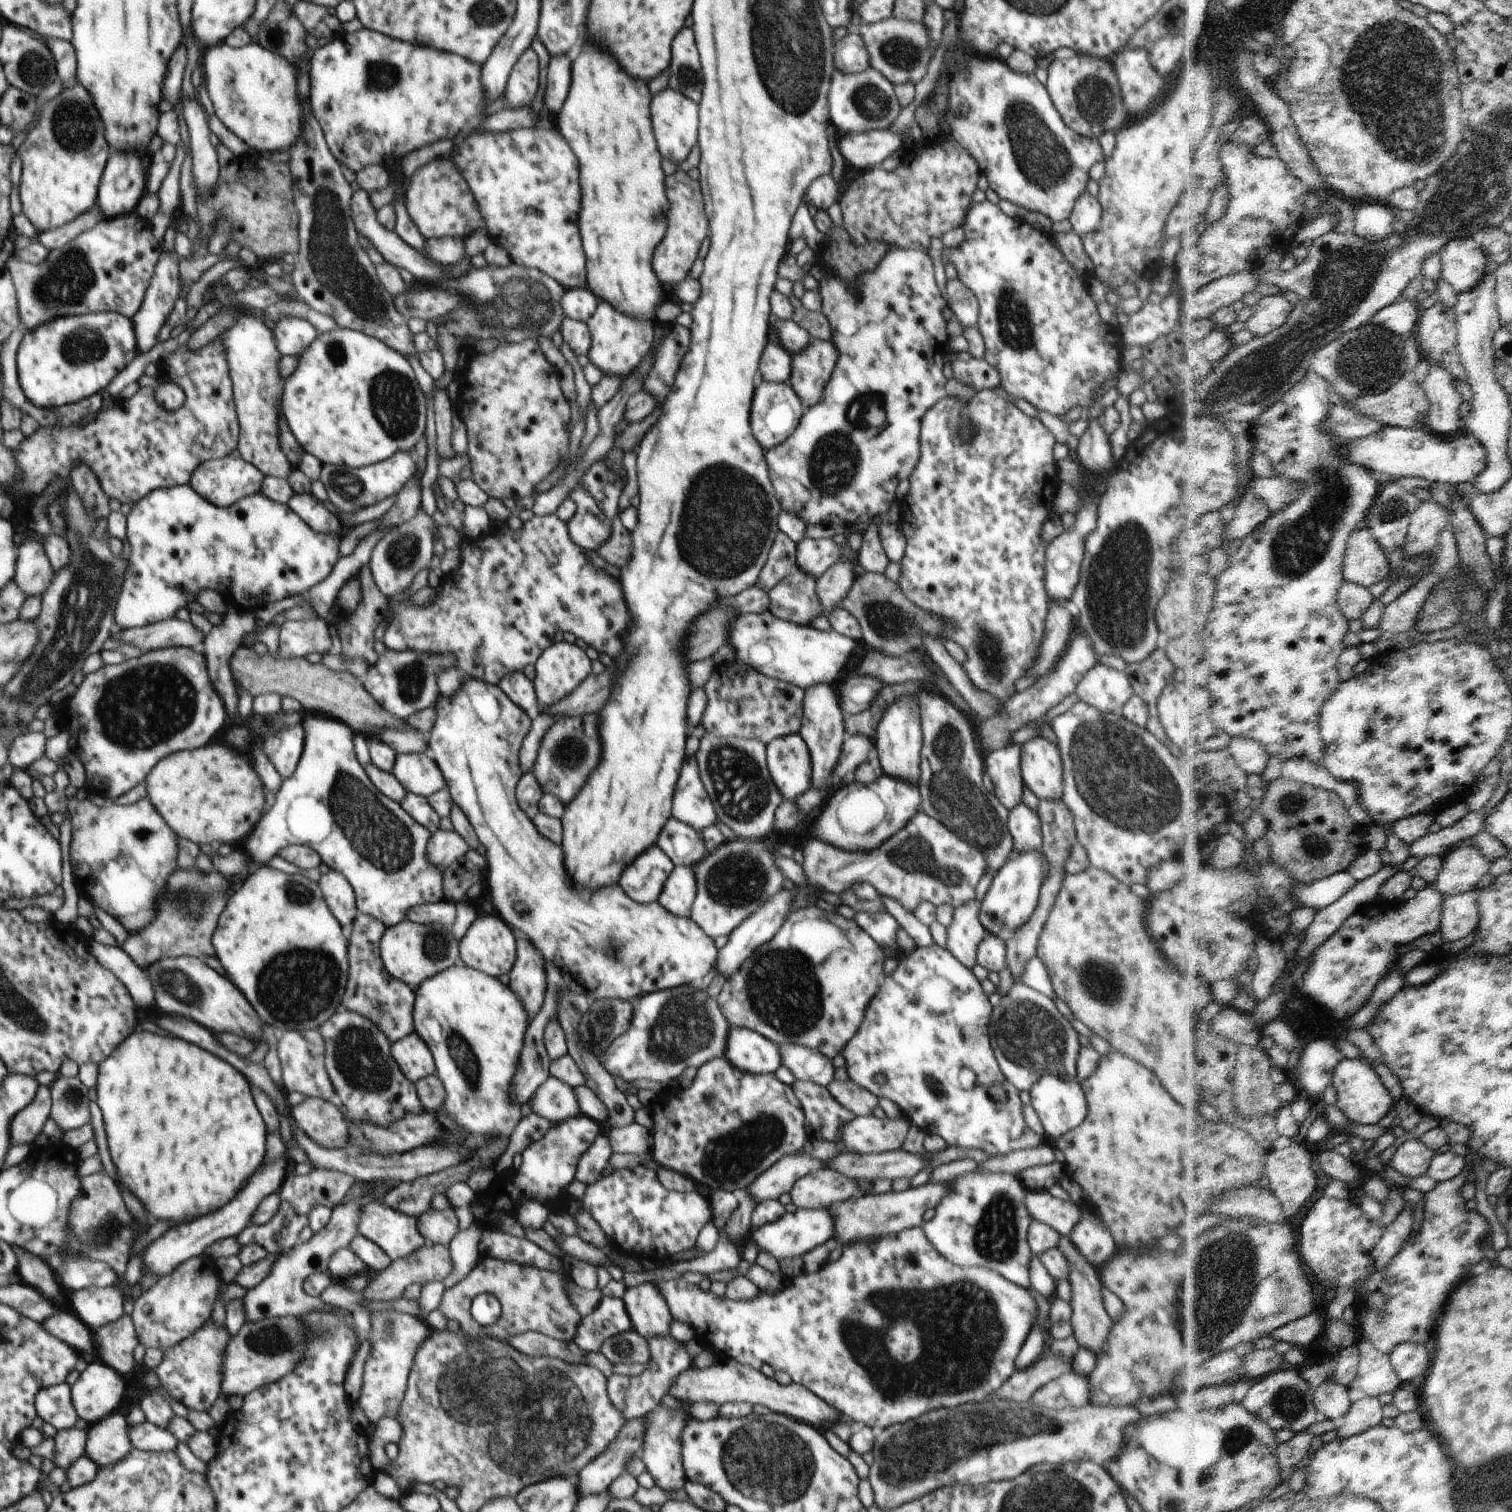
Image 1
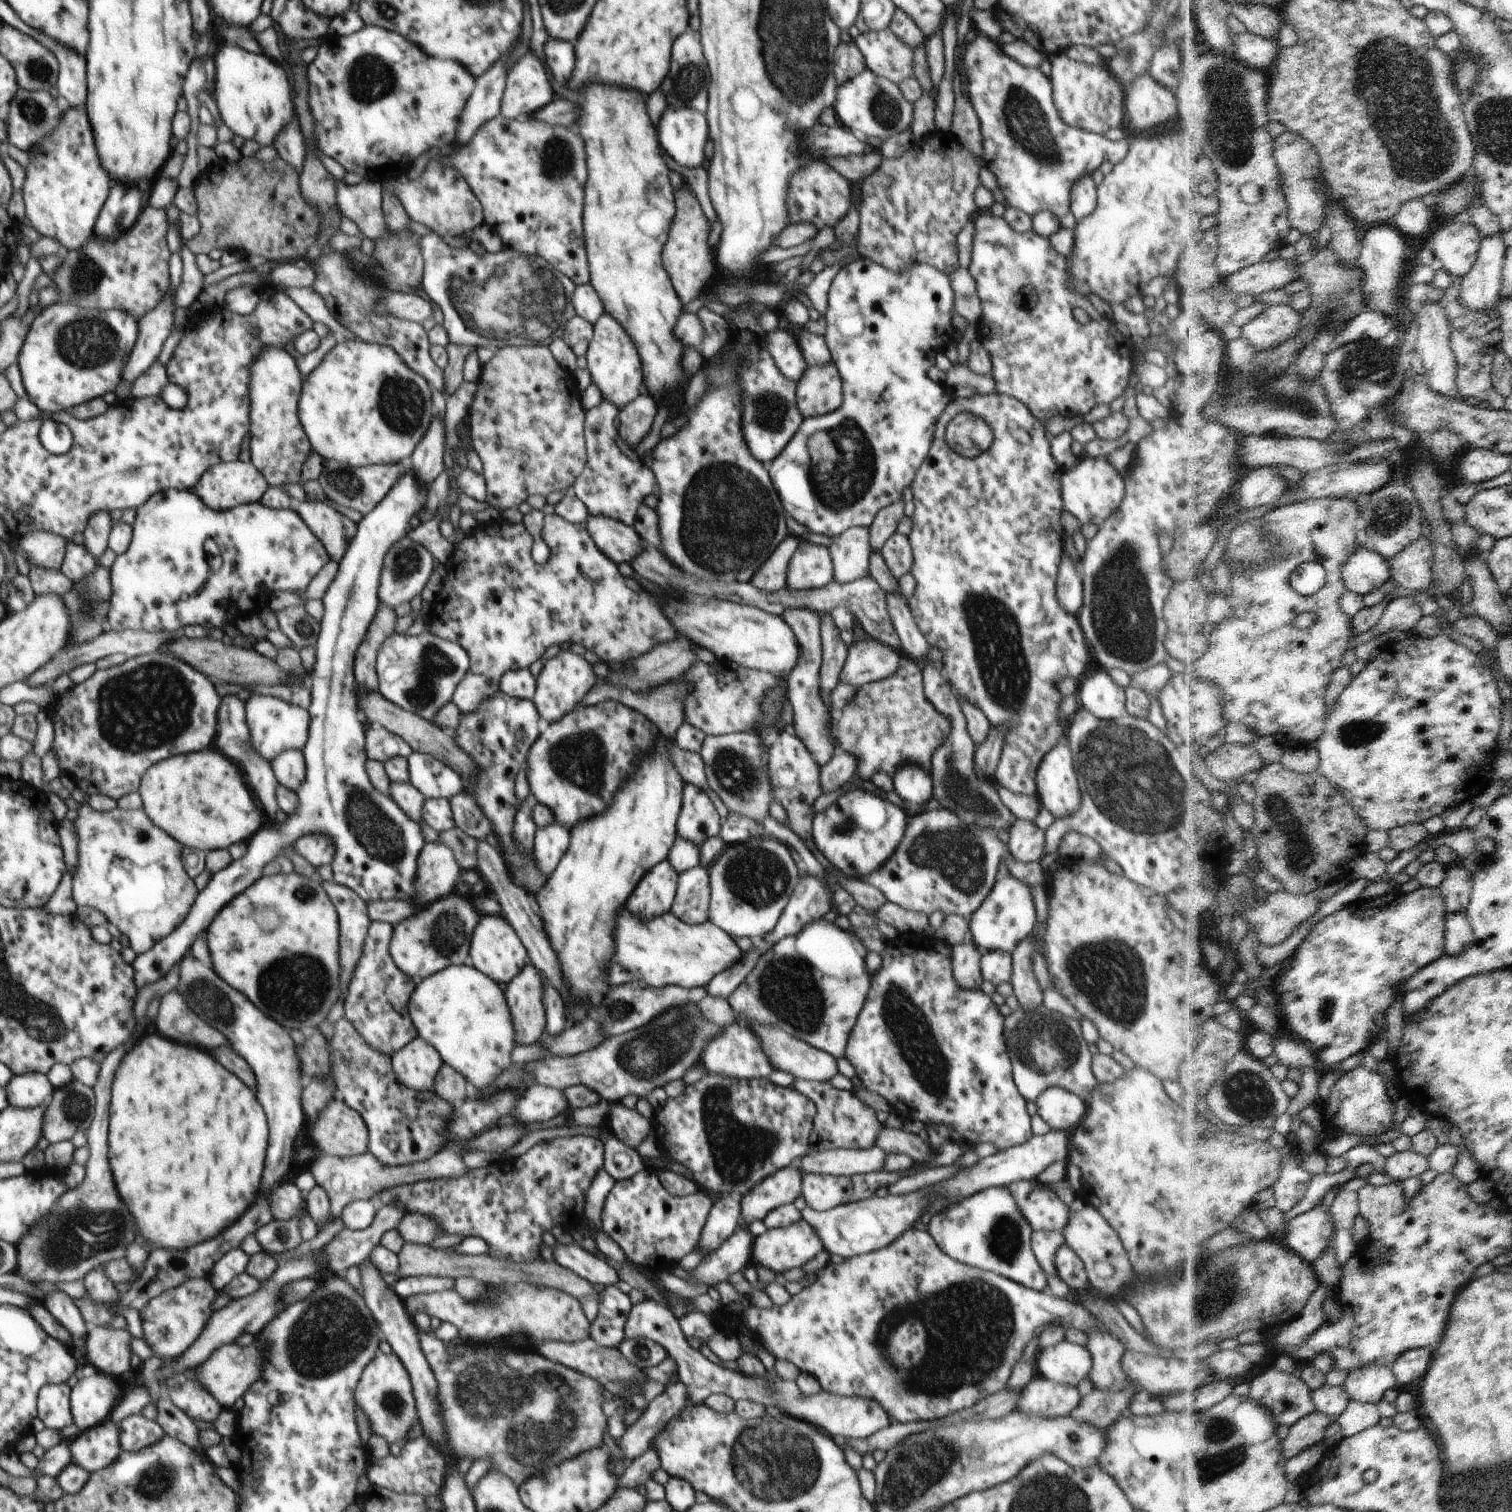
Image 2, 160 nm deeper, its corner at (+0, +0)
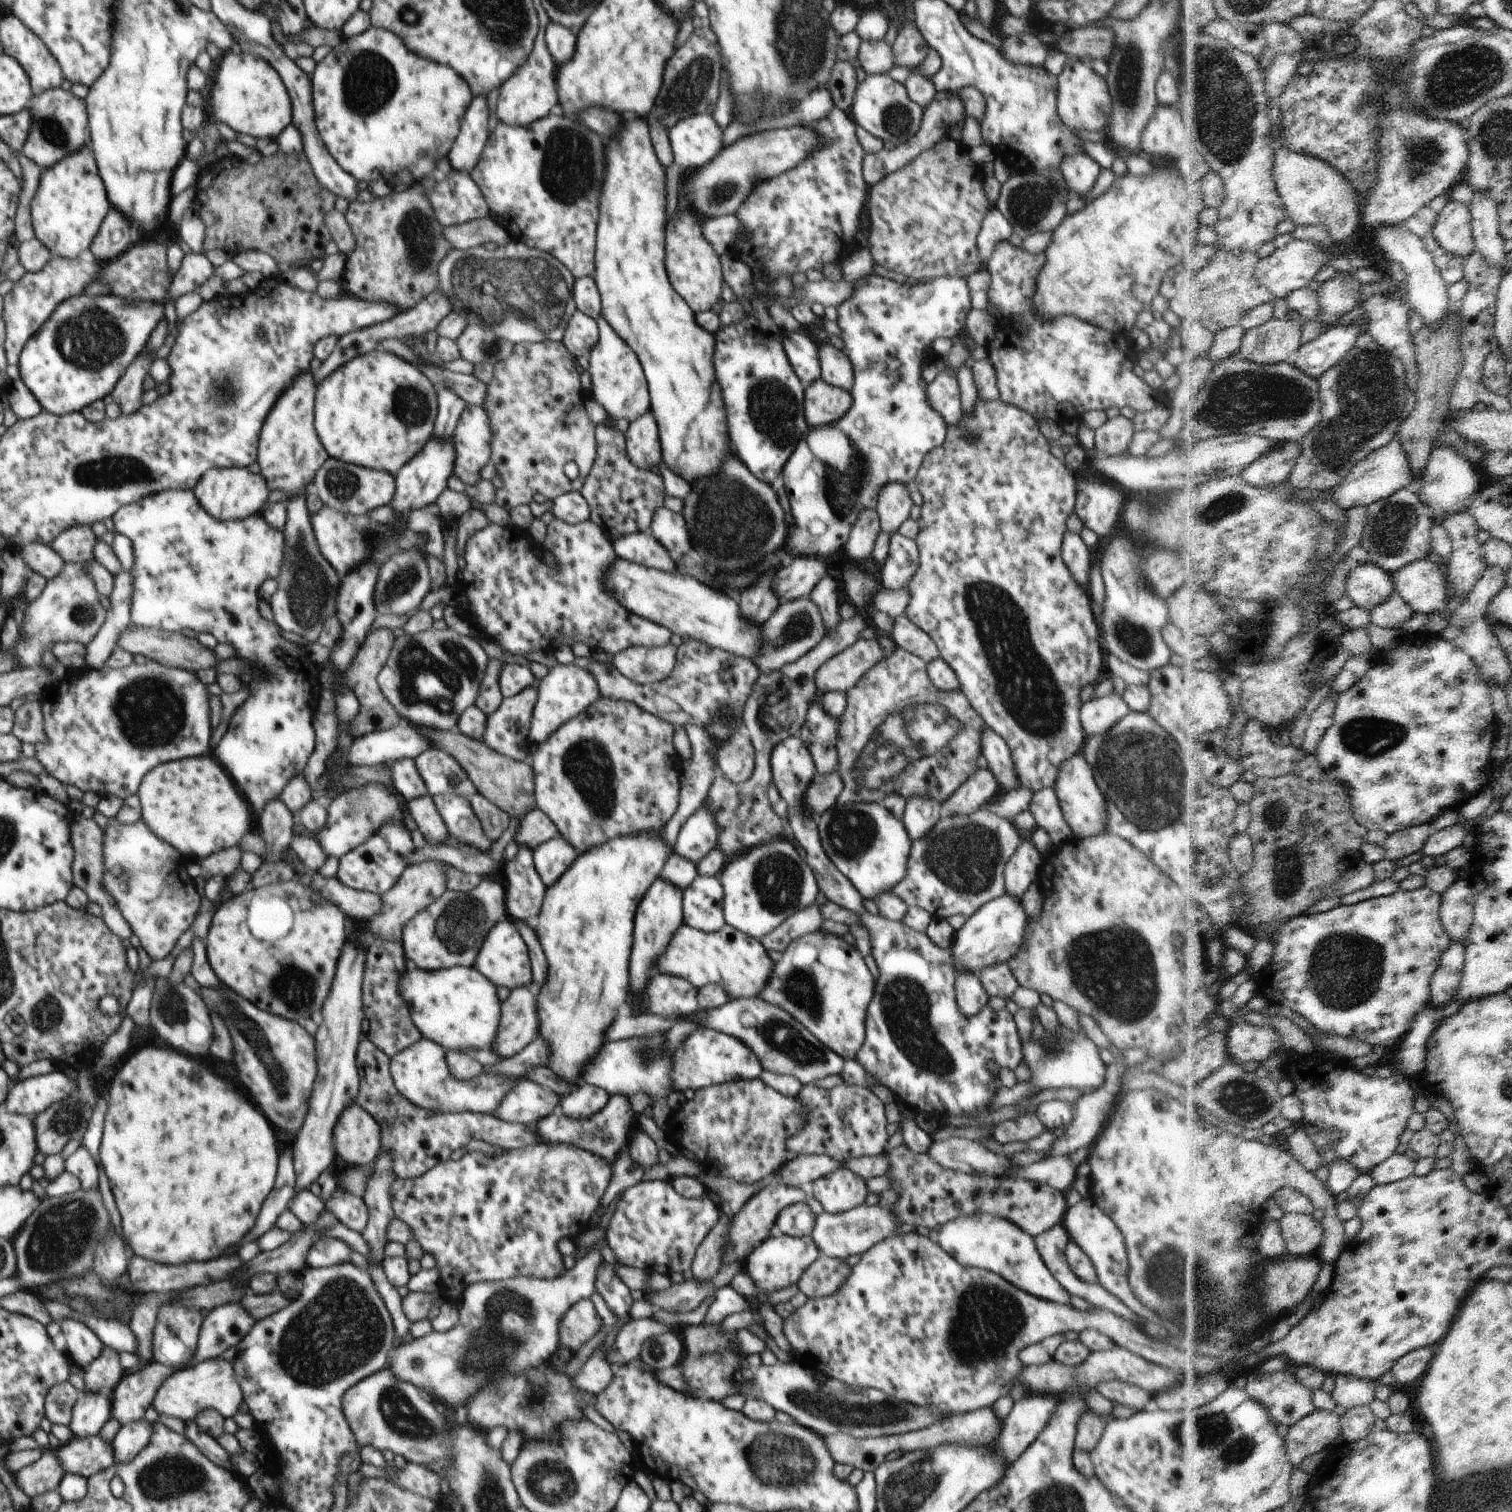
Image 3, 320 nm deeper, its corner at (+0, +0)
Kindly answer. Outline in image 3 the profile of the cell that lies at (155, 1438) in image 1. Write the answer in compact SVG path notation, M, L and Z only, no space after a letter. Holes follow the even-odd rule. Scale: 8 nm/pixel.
M145 1419L118 1428L118 1434L112 1439L116 1463L127 1463L132 1460L148 1443L153 1425Z

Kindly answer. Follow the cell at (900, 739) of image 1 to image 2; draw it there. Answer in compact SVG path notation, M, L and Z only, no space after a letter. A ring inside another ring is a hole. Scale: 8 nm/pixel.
M903 765L892 777L893 785L898 796L904 802L904 812L910 818L925 813L926 804L932 800L933 782L930 774L918 765Z

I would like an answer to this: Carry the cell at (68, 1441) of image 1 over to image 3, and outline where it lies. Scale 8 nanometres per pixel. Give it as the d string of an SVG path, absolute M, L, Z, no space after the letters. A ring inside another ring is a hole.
M43 1449L41 1457L34 1464L25 1466L16 1475L16 1484L31 1499L48 1491L57 1490L65 1475L60 1461L51 1449Z

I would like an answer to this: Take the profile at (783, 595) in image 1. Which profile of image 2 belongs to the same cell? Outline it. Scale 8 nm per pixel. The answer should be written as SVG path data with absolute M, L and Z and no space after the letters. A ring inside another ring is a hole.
M788 609L782 618L794 631L799 644L799 657L794 669L787 678L787 700L793 708L791 731L804 743L808 752L821 767L837 751L835 736L832 734L833 715L821 695L820 669L823 661L823 648L820 636L820 614L808 609Z

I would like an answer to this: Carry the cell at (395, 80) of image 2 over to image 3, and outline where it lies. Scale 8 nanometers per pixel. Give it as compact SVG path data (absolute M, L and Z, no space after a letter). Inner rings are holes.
M370 27L362 34L350 38L344 37L342 42L332 49L324 59L318 64L310 66L310 70L312 71L310 82L312 83L316 113L315 123L318 127L318 132L328 152L334 157L340 168L351 174L360 186L365 186L367 183L372 182L372 180L378 180L378 178L382 178L393 188L399 185L402 187L412 187L414 184L420 184L420 180L424 176L432 174L436 168L440 167L438 160L448 156L455 138L458 136L461 125L460 121L474 97L468 83L453 68L420 58L420 55L408 50L408 47L399 36L382 27Z

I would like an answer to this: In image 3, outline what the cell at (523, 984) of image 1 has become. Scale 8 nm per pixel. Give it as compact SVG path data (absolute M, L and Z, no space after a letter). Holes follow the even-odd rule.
M526 987L512 989L508 998L501 1002L501 1017L491 1050L496 1052L501 1059L507 1059L524 1050L536 1036L538 1036L538 1016L536 1016L536 1000Z

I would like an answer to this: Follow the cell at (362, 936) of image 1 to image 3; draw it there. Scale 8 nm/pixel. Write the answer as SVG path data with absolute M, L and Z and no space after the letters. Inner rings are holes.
M371 939L365 954L365 969L361 986L365 1019L362 1037L370 1039L384 1054L392 1058L407 1046L418 1042L423 1034L416 1028L407 1003L397 988L399 978L406 974L406 958L399 942Z

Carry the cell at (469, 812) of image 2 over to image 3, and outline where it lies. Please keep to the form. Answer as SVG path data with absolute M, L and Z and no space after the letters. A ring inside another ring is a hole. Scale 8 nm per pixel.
M476 793L470 796L469 801L489 839L498 839L502 832L510 826L511 816L490 802L483 794Z

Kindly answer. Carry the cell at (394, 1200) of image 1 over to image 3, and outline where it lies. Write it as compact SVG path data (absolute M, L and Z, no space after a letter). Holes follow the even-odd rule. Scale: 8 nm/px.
M322 1237L306 1253L306 1266L312 1268L331 1267L343 1262L350 1261L350 1253L353 1248L347 1246L345 1242L332 1237Z

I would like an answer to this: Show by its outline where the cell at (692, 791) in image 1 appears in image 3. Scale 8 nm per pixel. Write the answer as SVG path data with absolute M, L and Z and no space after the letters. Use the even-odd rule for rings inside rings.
M704 804L682 825L673 852L697 866L717 846L717 838L714 816Z

